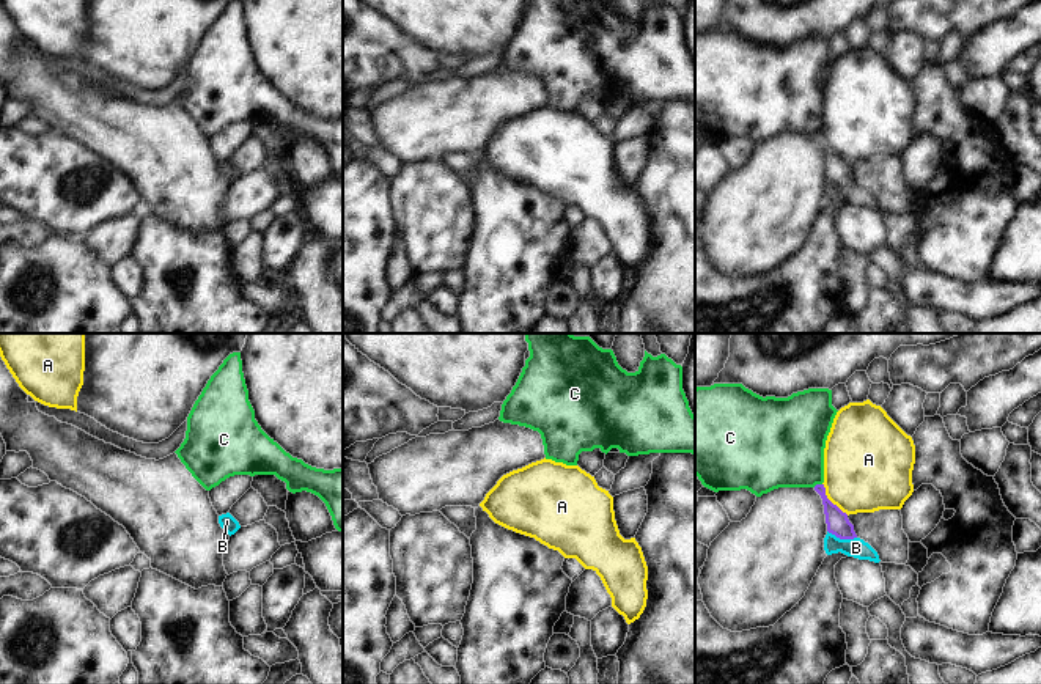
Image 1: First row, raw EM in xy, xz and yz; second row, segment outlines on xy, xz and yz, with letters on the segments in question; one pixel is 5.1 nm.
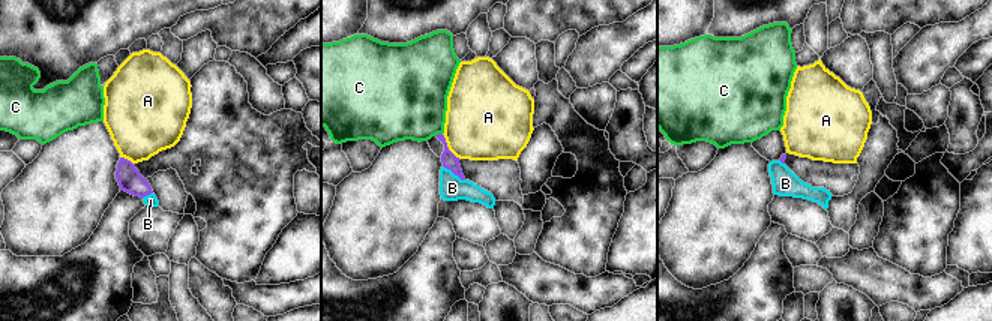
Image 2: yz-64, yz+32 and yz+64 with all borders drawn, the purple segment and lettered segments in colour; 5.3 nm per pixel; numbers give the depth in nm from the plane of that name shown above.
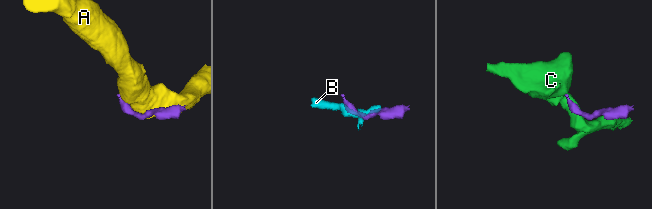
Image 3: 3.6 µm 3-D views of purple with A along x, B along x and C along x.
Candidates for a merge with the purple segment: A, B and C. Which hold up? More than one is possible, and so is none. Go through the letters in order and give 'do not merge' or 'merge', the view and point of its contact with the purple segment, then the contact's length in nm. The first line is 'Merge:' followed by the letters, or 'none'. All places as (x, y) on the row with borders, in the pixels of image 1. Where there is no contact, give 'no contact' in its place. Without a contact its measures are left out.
Merge: none
A: do not merge | yz (829, 500) | 220 nm
B: do not merge | yz (842, 538) | 160 nm
C: do not merge | yz (816, 485) | 50 nm

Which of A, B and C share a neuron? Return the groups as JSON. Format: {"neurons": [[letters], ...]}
{"neurons": [["A"], ["B"], ["C"]]}

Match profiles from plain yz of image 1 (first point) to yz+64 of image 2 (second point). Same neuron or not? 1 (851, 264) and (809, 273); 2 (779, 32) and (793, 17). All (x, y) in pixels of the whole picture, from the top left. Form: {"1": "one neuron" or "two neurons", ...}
{"1": "two neurons", "2": "one neuron"}

